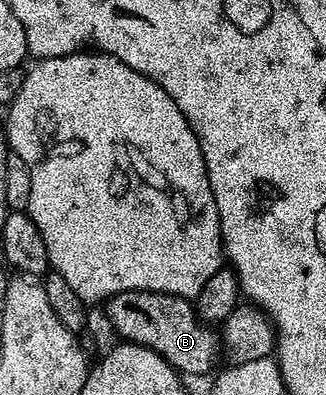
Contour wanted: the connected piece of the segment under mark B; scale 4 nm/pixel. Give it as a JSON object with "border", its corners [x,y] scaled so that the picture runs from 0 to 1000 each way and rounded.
{"border":[[[377,737],[340,747],[313,780],[377,866],[472,884],[472,894],[503,906],[555,952],[647,952],[666,937],[663,916],[681,909],[678,861],[666,841],[660,848],[650,841],[660,835],[601,795],[592,759],[482,737]]]}

